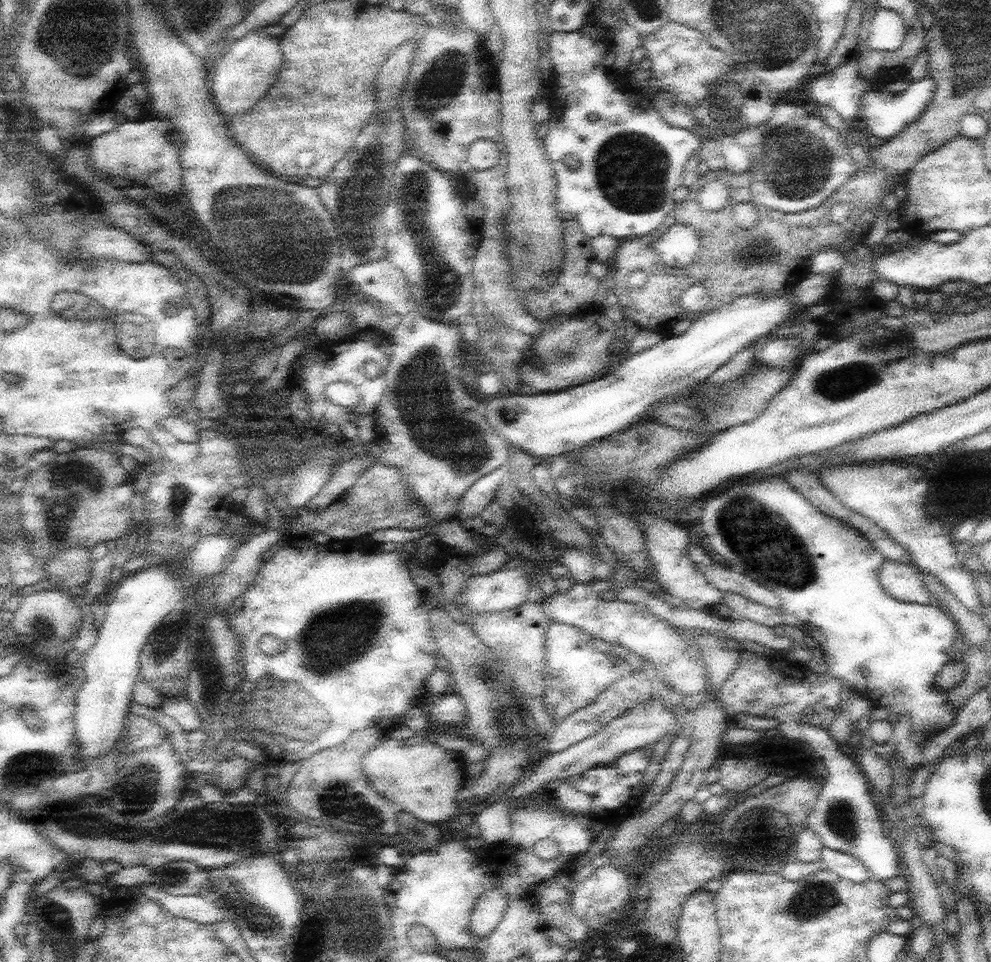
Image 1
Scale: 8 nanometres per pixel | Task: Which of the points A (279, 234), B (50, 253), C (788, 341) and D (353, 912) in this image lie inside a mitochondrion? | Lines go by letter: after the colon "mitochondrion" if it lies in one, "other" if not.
A: mitochondrion
B: mitochondrion
C: other
D: mitochondrion

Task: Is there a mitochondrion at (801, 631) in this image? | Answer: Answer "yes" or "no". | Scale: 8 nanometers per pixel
no

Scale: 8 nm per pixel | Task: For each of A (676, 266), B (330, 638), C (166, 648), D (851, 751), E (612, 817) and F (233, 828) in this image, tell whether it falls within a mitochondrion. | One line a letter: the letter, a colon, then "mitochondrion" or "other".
A: other
B: mitochondrion
C: mitochondrion
D: other
E: other
F: mitochondrion

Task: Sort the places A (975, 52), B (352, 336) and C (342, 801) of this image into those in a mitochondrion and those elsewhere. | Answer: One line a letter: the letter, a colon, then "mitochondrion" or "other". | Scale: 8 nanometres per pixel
A: mitochondrion
B: other
C: mitochondrion

